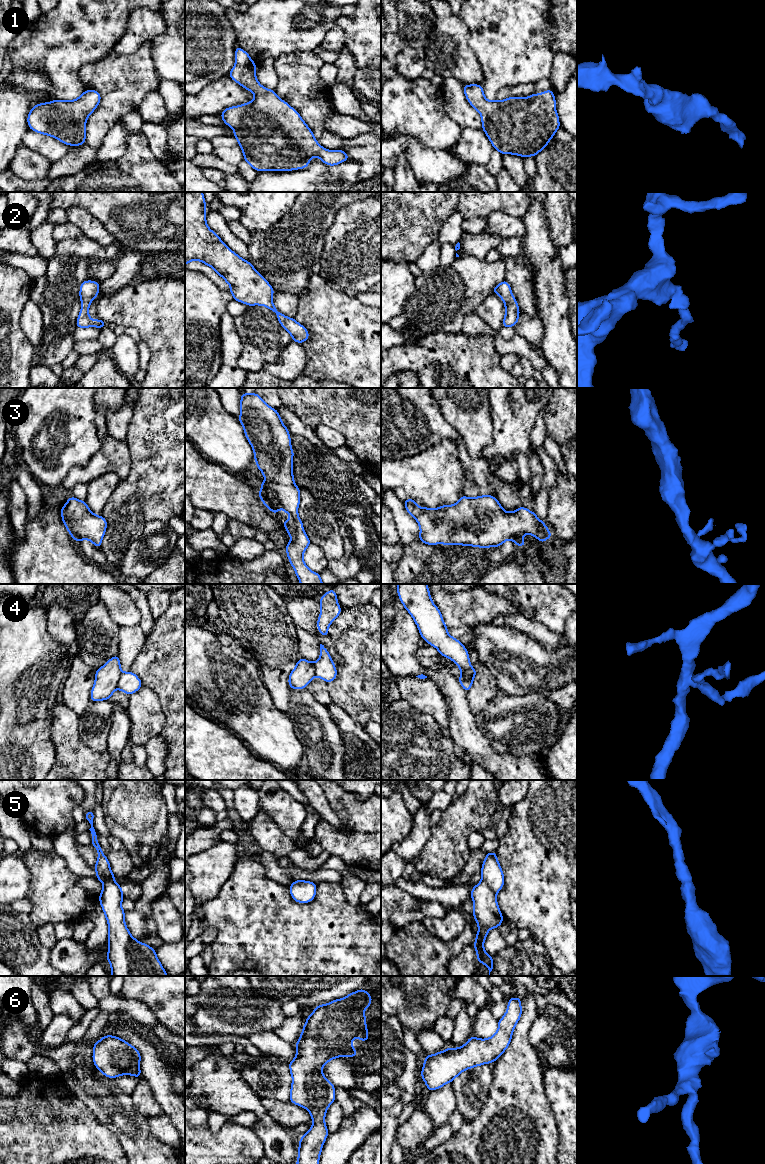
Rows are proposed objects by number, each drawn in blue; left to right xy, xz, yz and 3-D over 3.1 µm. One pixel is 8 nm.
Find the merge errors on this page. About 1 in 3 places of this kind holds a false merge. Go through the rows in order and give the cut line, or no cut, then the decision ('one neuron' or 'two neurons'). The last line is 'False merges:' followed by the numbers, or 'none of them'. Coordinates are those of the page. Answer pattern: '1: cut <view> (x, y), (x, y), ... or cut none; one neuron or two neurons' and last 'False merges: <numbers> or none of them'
1: cut none; one neuron
2: cut none; one neuron
3: cut xz (291, 515), (295, 522), (295, 534), (292, 537); two neurons
4: cut xy (122, 673), (116, 687); two neurons
5: cut none; one neuron
6: cut none; one neuron
False merges: 3, 4

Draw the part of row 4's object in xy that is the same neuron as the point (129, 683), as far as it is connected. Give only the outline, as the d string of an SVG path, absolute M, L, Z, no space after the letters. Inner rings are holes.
M123 672L118 681L117 689L126 693L128 696L137 692L142 687L142 681L138 676L131 672Z

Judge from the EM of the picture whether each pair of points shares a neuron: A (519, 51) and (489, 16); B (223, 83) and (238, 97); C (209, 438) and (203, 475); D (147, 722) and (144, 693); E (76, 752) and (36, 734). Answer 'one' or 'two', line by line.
A: one
B: one
C: two
D: one
E: two

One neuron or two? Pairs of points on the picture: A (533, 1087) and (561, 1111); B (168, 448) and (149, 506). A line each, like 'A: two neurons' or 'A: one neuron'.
A: two neurons
B: one neuron

